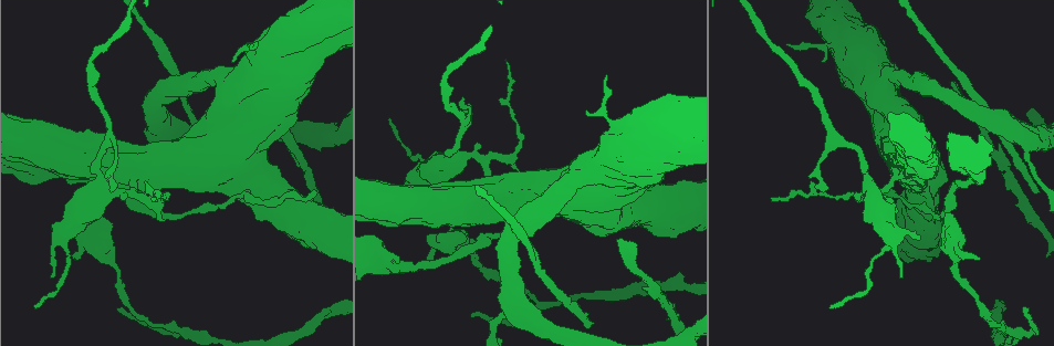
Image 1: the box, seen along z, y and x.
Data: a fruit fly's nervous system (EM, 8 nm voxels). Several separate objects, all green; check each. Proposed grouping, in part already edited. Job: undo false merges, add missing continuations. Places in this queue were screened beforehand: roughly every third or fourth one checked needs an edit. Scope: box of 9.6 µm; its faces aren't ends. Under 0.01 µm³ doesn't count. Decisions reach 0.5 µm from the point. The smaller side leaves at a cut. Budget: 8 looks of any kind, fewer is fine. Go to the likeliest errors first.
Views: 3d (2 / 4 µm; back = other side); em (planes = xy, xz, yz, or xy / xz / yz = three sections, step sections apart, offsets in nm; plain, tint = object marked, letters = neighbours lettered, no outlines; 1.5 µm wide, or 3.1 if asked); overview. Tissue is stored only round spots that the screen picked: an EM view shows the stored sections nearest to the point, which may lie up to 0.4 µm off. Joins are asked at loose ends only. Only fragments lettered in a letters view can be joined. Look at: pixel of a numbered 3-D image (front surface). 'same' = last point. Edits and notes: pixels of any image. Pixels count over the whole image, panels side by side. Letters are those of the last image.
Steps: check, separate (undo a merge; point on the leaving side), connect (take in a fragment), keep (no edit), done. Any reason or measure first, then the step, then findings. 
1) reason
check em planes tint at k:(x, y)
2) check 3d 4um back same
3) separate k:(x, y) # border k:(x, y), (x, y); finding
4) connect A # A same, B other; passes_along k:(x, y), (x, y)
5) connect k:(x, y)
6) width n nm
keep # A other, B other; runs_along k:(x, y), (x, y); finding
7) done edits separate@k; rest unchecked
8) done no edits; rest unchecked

thick turns thin
check em planes plain at 1:(1043, 234)

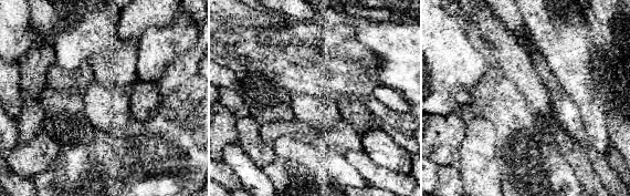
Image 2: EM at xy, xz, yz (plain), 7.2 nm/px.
what lies round it
check em planes letters same

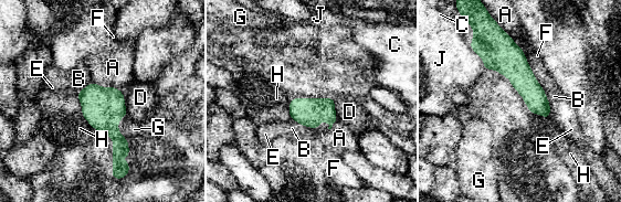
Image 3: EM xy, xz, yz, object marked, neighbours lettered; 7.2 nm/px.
keep # A other, B other, C other, D other, E other, F other, G other, H other, J other; runs_along 3:(501, 39), (502, 53), (546, 115); all the same cell

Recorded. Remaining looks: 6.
a narrow waist
check 3d 2um at 1:(289, 196)

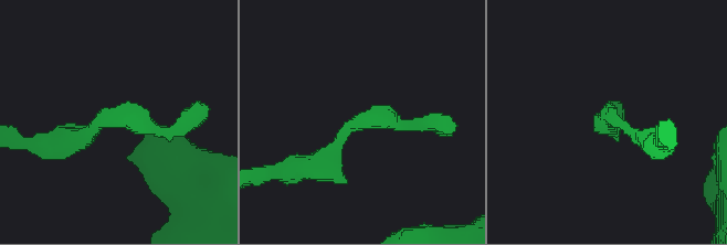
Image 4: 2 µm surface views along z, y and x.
check em planes tint at 4:(107, 119)

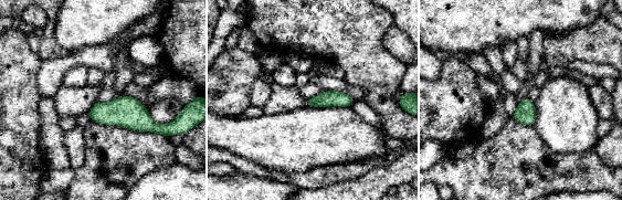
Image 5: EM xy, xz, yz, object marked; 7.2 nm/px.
check em planes letters same

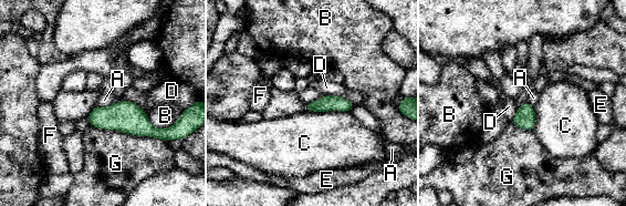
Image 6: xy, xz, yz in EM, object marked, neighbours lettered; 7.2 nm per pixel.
keep # A other, B other, C other, D other, E other, F other, G other; all the same cell

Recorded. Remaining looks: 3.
touches itself
check 3d 4um at 1:(897, 178)

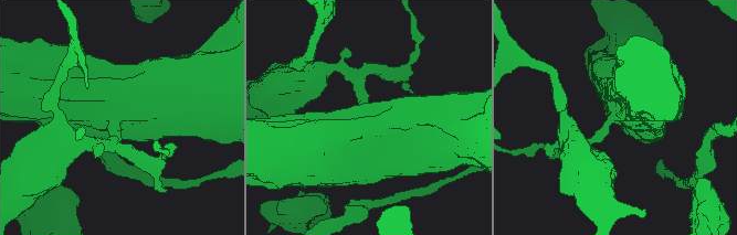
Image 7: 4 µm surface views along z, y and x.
need the tissue
check em xy step 4 tint at 7:(617, 118)

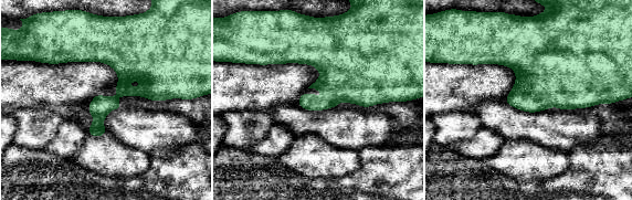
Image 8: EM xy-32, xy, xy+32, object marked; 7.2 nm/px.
cut it another way
check em planes letters same

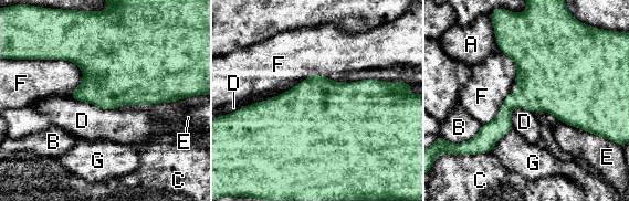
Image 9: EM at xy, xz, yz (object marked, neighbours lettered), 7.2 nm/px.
keep # A other, B other, C other, D other, E other, F other, G other; border 9:(70, 95), (102, 108), (117, 108); continuous, no second cell

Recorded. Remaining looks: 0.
done no edits; rest unchecked

